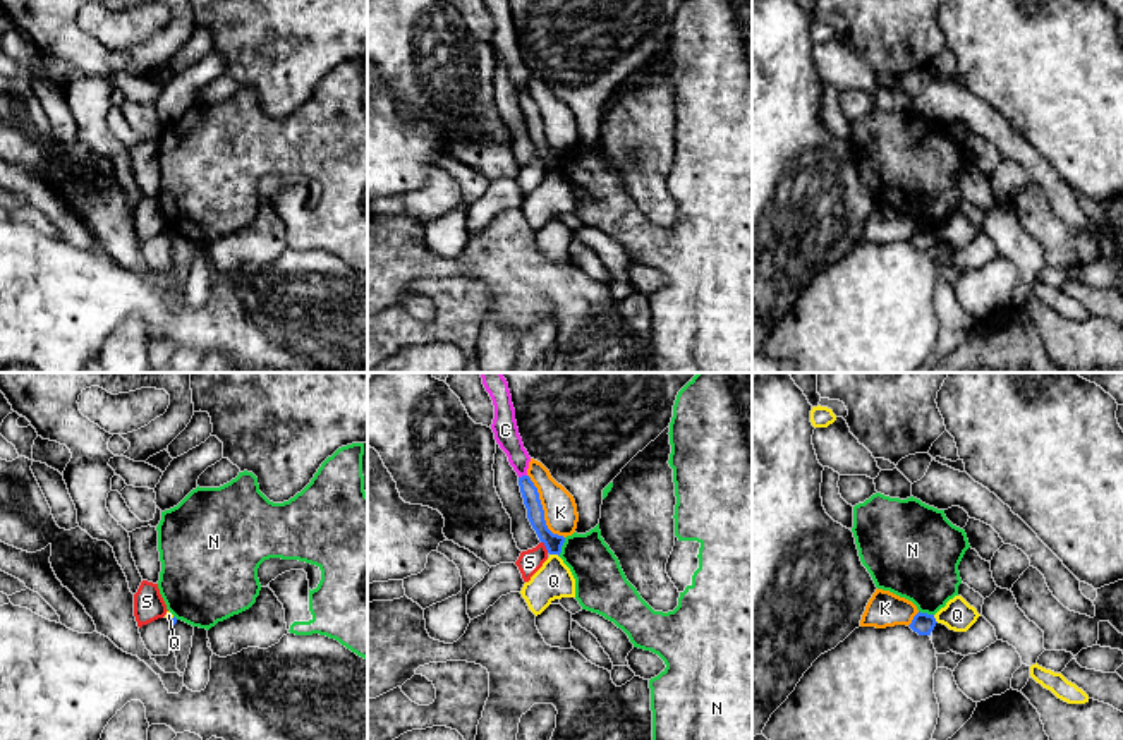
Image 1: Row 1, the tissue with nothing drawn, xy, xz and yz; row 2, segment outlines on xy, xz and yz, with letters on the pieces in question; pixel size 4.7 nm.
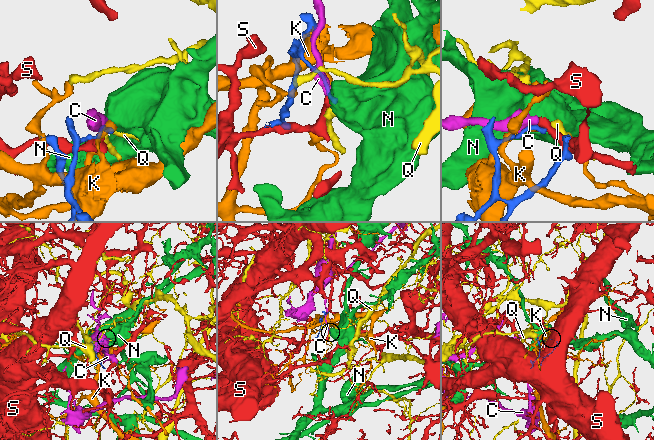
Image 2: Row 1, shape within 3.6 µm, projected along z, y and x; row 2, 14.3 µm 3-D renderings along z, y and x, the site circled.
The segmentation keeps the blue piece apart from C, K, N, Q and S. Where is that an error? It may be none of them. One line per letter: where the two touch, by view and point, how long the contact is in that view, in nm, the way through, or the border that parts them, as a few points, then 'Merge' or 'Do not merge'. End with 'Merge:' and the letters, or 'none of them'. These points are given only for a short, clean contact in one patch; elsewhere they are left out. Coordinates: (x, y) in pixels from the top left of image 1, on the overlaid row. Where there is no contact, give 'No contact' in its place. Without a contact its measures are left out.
C: Touches blue at xz (522, 476). Shared border 40 nm. Boundary: xz (526, 474), (519, 478). Do not merge
K: Touches blue at xz (541, 509). Shared border 340 nm. Do not merge
N: Touches blue at xz (562, 545). Shared border 90 nm. Boundary: xz (565, 538), (558, 555). Do not merge
Q: Touches blue at xz (555, 553). Shared border 50 nm. Boundary: xz (550, 553), (558, 557). Do not merge
S: Touches blue at xz (545, 545). Shared border 70 nm. Do not merge
Merge: none of them

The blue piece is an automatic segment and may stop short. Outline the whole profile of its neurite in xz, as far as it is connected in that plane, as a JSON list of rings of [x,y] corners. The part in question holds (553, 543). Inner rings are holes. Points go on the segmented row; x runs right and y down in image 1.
[[[529,476],[519,477],[519,486],[524,498],[524,505],[527,508],[527,519],[532,529],[536,531],[539,541],[546,546],[549,555],[560,556],[565,537],[553,534],[548,529],[537,488],[534,486]]]

